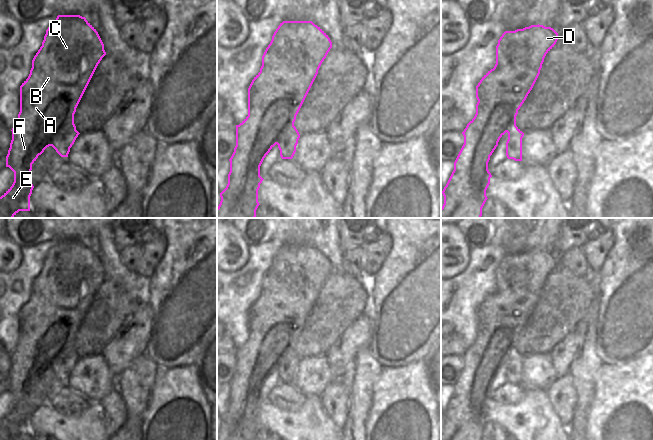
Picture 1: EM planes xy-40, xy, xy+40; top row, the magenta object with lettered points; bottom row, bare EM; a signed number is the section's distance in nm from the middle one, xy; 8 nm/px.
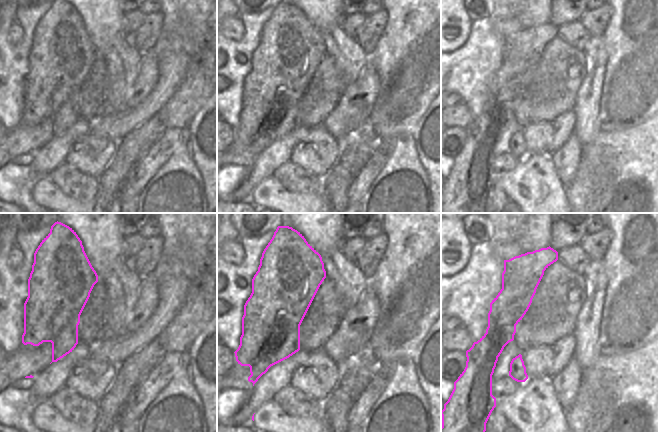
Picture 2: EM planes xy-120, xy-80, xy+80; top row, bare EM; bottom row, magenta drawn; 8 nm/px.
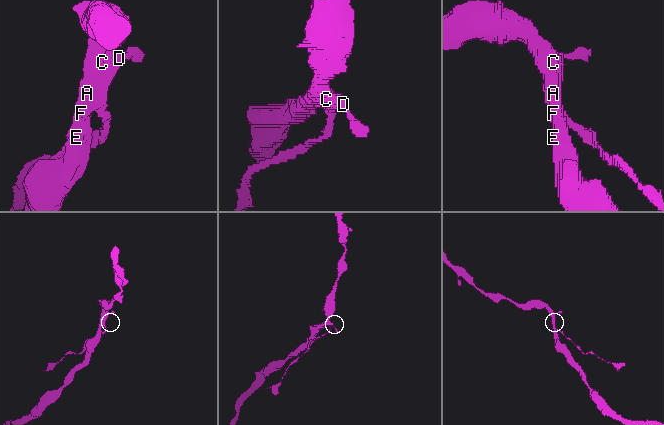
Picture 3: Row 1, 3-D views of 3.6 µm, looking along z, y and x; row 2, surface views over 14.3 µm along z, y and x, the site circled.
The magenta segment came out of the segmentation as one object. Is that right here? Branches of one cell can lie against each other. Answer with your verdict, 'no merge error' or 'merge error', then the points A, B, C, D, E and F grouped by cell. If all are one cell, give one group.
no merge error; A B C D E F

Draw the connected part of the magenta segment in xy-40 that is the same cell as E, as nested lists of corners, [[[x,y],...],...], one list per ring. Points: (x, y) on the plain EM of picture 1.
[[[58,239],[48,251],[42,270],[32,284],[28,302],[20,310],[20,336],[12,352],[12,364],[6,380],[6,391],[14,396],[12,410],[0,421],[0,440],[14,440],[19,435],[30,435],[30,420],[34,412],[28,402],[32,388],[44,374],[52,370],[61,381],[68,381],[70,372],[80,358],[74,348],[76,332],[102,282],[104,268],[96,253],[80,239]]]

